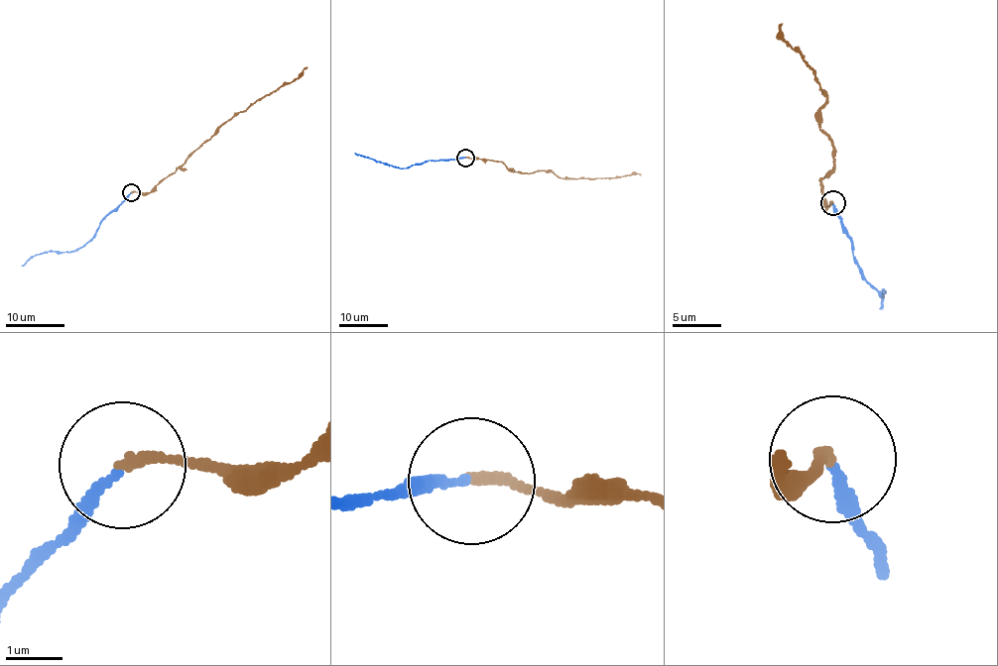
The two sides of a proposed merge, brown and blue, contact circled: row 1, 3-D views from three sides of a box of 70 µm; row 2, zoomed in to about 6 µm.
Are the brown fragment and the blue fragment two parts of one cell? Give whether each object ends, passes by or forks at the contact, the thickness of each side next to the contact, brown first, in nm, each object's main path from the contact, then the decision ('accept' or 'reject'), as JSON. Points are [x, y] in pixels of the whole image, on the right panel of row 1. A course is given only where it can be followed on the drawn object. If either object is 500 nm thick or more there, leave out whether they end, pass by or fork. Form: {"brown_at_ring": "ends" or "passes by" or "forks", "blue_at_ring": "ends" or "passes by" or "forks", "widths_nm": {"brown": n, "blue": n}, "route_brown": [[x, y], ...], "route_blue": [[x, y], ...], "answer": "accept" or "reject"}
{"brown_at_ring": "ends", "blue_at_ring": "ends", "widths_nm": {"brown": 180, "blue": 190}, "route_brown": [[833, 203], [822, 207], [820, 180], [834, 166], [816, 115], [824, 91], [782, 23]], "route_blue": [[833, 203], [853, 246], [853, 262], [879, 295], [886, 290], [880, 309]], "answer": "accept"}

